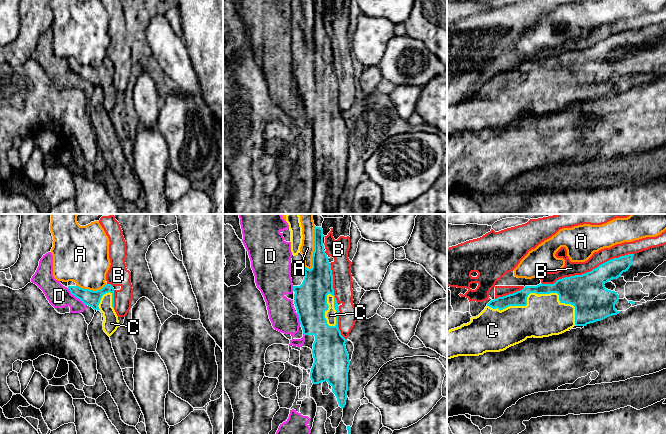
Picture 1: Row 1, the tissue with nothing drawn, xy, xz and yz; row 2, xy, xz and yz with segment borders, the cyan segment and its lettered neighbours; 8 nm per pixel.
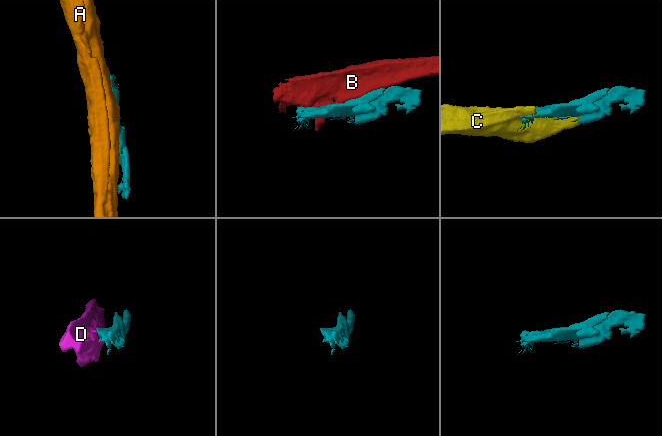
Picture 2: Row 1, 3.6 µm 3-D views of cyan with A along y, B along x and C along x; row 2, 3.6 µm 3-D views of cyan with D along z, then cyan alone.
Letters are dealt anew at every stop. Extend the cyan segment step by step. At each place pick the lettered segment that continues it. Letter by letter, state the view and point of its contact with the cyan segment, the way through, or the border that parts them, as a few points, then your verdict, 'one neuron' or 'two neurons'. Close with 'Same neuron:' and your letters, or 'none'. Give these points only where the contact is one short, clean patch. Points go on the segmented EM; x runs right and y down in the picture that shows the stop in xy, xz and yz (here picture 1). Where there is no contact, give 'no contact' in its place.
A: contact xz (314, 248); two neurons
B: contact yz (587, 272); two neurons
C: contact yz (538, 294); one neuron
D: contact xy (76, 297); two neurons
Same neuron: C

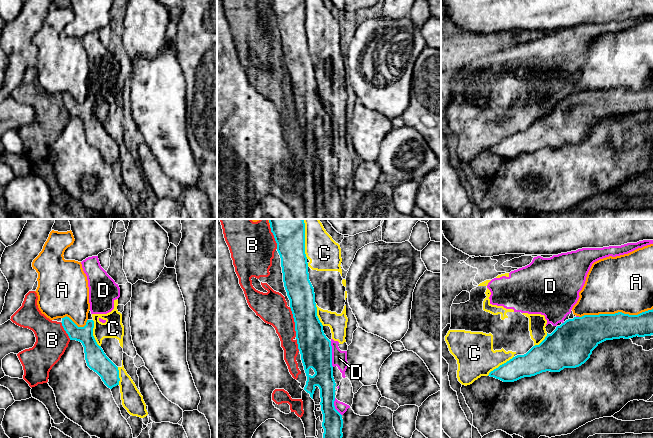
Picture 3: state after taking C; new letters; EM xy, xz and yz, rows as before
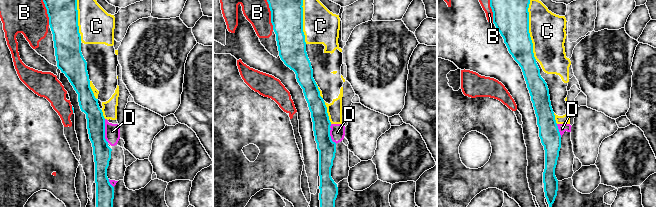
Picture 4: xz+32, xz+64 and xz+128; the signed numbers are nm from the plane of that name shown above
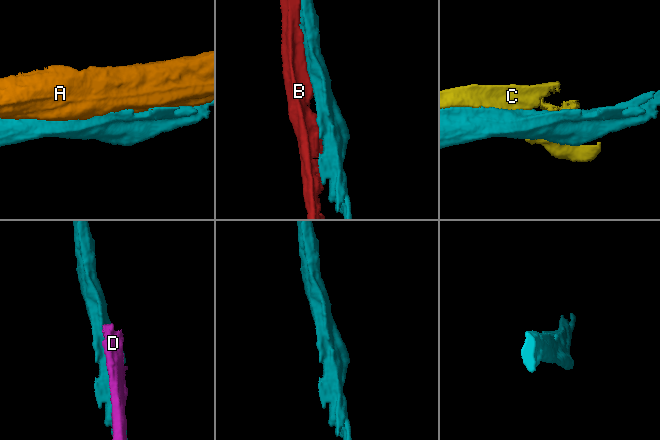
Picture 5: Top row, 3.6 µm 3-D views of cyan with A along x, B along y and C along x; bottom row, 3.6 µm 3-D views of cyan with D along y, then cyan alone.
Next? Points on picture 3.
A: contact yz (615, 313); two neurons
B: contact xz (294, 321); two neurons
C: contact xz (304, 239); two neurons
D: contact xz (331, 354); two neurons
Same neuron: none

